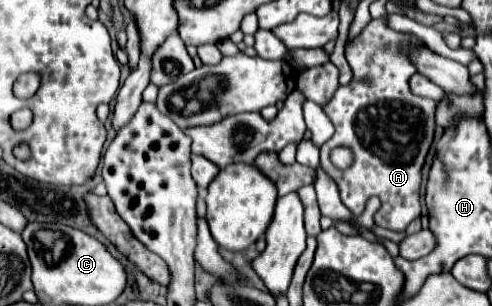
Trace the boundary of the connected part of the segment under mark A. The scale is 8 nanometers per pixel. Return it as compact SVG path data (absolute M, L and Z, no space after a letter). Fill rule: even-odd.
M371 21L363 33L345 47L345 59L353 71L353 81L345 87L337 87L331 101L323 105L325 115L331 119L335 133L321 147L321 167L329 173L329 177L337 183L343 205L357 217L363 213L369 197L377 195L381 199L381 209L375 213L375 225L405 231L407 225L421 215L419 187L421 187L421 169L431 147L435 135L435 101L417 101L411 91L405 91L409 77L415 73L415 67L403 57L403 49L411 41L417 41L413 35L403 35L387 27L387 21ZM335 147L349 147L353 151L353 165L347 169L337 169L329 155Z

